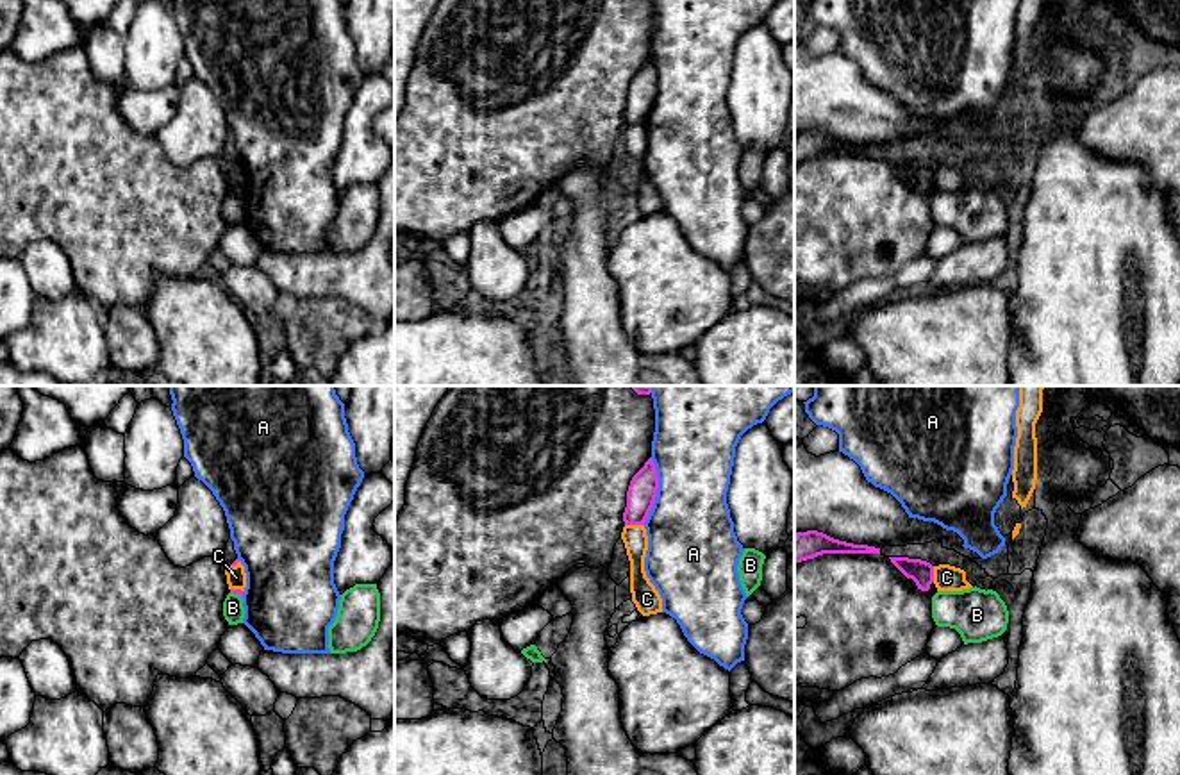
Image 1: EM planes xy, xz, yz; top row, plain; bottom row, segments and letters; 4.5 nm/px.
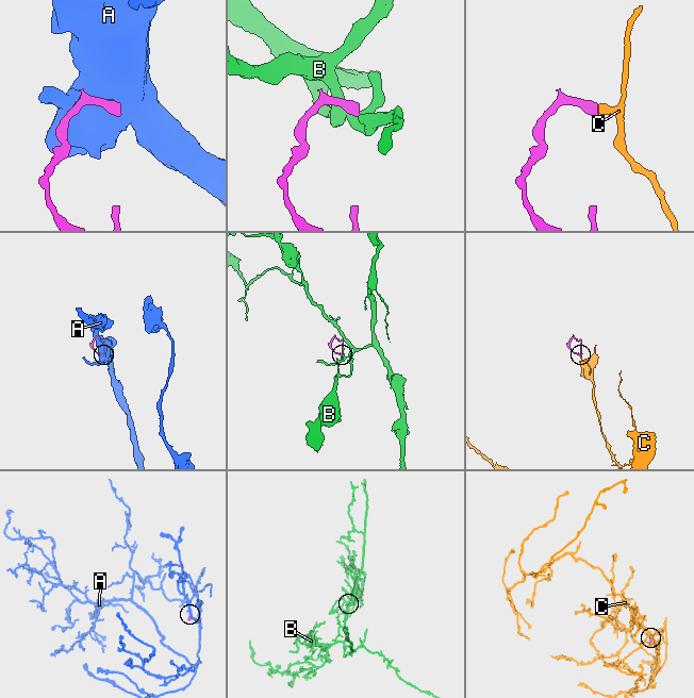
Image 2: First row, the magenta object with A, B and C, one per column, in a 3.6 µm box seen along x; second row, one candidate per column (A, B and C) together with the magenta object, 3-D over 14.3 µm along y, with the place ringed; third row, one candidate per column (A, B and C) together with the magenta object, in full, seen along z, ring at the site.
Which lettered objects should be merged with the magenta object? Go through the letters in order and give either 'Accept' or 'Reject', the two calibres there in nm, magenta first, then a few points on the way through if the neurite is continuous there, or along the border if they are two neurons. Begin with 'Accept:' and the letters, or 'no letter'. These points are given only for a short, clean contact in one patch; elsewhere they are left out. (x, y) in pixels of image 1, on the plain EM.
Accept: no letter
A: Reject. Thickness 130 nm (magenta) against 380 nm
B: Reject. Thickness 30 nm (magenta) against 100 nm. Boundary: xy (231, 191), (241, 199)
C: Reject. Thickness 130 nm (magenta) against 110 nm

